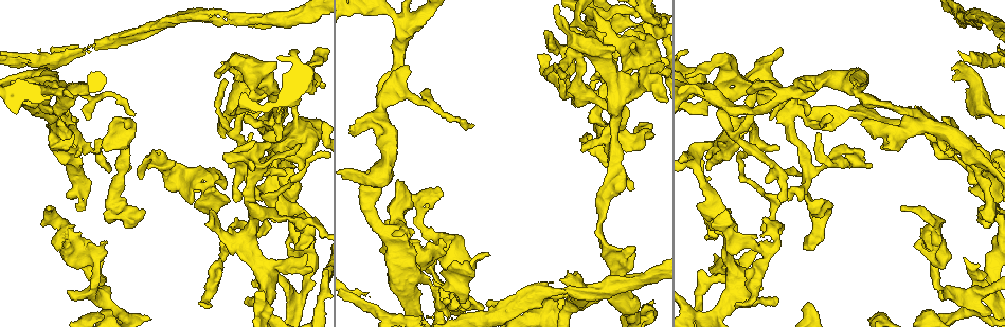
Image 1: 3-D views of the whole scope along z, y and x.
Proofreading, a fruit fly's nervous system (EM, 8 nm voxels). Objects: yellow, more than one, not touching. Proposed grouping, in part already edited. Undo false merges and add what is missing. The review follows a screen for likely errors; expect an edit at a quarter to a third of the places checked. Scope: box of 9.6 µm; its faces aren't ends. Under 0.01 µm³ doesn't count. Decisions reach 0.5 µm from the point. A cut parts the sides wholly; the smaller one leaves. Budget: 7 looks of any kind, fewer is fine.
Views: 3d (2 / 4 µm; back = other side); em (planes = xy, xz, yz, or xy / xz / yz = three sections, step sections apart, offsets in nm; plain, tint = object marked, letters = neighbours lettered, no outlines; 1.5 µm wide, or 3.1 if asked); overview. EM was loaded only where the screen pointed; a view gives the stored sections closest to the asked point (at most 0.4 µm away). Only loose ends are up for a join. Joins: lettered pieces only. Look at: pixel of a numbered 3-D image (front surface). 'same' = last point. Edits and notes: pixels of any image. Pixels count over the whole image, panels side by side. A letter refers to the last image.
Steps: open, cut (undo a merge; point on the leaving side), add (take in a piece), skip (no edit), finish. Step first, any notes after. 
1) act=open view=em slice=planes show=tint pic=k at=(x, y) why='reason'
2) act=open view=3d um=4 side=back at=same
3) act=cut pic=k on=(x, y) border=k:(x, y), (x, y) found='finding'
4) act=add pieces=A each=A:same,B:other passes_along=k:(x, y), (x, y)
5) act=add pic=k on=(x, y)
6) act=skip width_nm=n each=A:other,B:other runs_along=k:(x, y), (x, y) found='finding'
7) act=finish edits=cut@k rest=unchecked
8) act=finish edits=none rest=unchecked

act=open view=3d um=4 pic=1 at=(251, 98) why='narrows sharply'

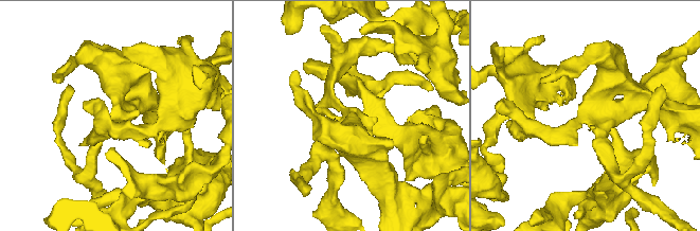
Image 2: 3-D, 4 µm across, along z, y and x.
act=open view=em slice=xy step=8 show=tint pic=2 at=(585, 116) arms=4

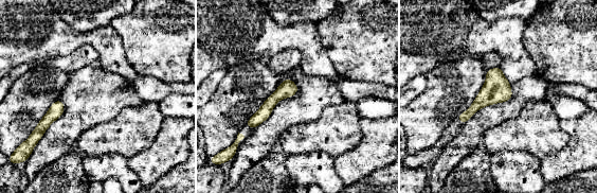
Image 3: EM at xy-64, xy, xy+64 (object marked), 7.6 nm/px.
act=open view=em slice=planes show=letters at=same

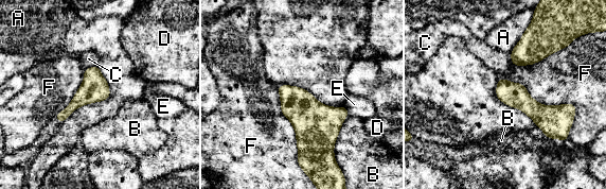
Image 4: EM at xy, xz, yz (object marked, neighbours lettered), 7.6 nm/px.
act=skip longest_contact=F:700nm each=A:other,B:other,C:other,D:other,E:other,F:other runs_along=4:(500, 82), (539, 114), (568, 125) found='one neuron here'

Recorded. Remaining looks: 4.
act=open view=em slice=planes show=letters pic=1 at=(116, 142) why='abrupt turn'

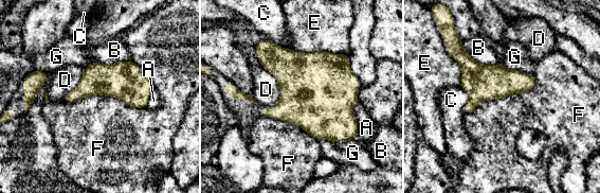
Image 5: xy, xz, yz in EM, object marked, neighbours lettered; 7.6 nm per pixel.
act=skip width_nm=240 each=A:other,B:other,C:other,D:other,E:other,F:other,G:other border=5:(531, 88), (484, 100), (465, 115) found='one neuron here'

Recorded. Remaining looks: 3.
act=open view=em slice=xy step=4 show=letters pic=1 at=(929, 309) why='branch stops here'

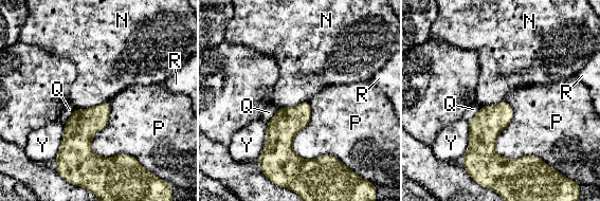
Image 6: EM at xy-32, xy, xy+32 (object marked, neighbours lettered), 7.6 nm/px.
act=open view=em slice=planes show=letters at=same

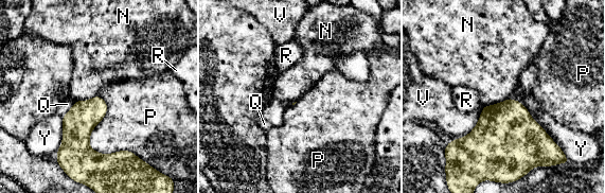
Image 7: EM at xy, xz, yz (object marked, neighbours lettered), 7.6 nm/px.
act=skip longest_contact=P:550nm each=N:other,P:other,Q:other,R:other,V:other,Y:other border=7:(510, 97), (483, 107) found='no lettered piece goes on from it'

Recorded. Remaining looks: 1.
act=finish edits=none rest=unchecked

